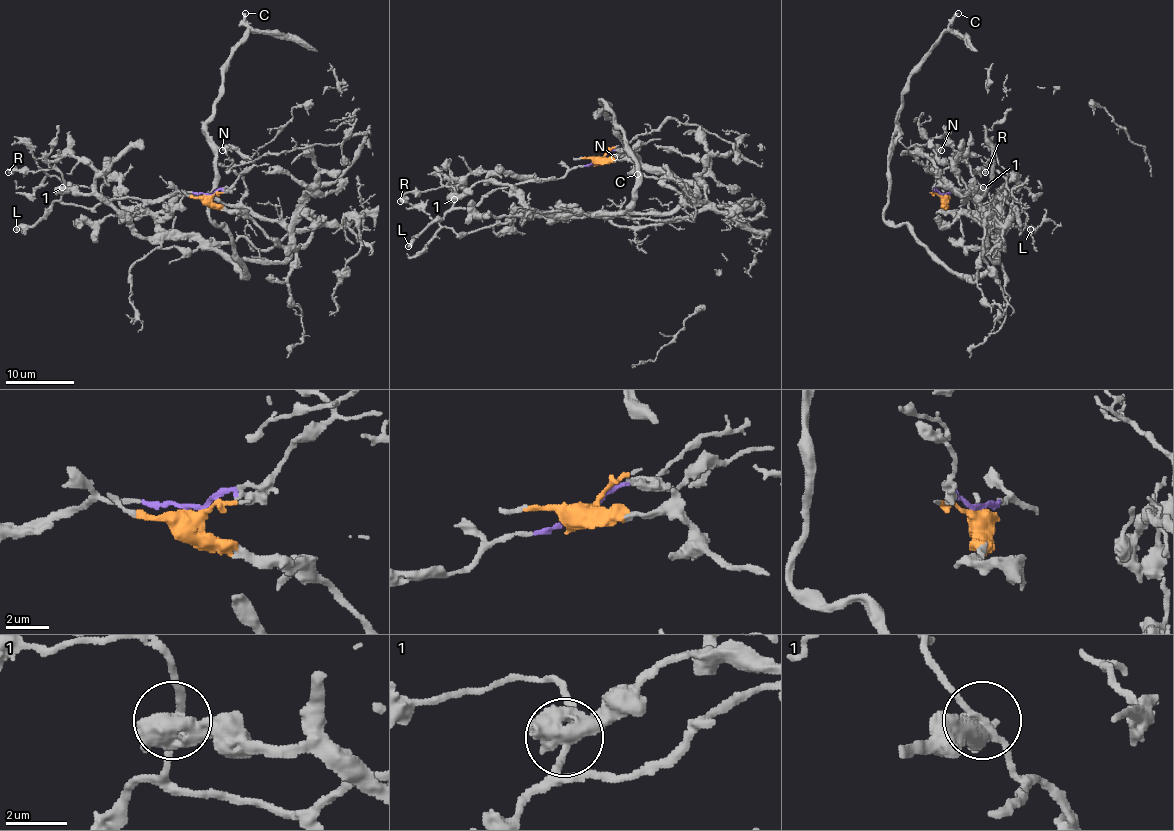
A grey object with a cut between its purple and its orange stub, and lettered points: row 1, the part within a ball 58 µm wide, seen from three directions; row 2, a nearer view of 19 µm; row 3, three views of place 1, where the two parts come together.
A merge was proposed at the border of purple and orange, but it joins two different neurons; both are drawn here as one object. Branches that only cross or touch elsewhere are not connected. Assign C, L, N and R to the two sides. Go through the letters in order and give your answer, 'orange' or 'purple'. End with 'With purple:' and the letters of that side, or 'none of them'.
C: orange
L: purple
N: purple
R: purple
With purple: L, N, R

